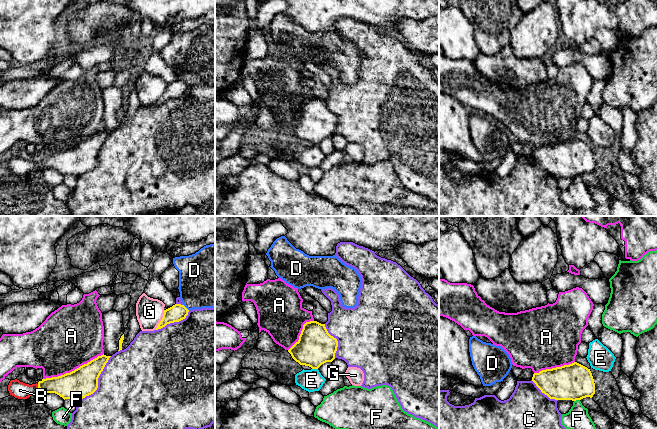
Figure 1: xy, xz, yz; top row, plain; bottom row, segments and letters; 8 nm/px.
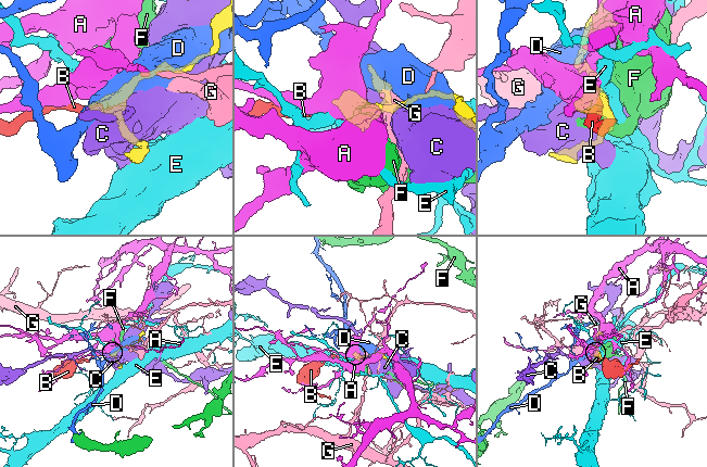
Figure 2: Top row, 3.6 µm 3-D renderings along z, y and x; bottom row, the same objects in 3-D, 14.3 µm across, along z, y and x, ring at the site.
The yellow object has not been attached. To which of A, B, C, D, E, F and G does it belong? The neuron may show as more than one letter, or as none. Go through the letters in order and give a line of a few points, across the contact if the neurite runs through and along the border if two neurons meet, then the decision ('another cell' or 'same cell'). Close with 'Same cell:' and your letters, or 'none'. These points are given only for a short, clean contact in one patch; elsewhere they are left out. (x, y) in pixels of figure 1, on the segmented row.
A: another cell
B: xy (68, 386), (38, 387), (30, 390), (20, 390) | same cell
C: another cell
D: another cell
E: xz (312, 368), (317, 369) | another cell
F: yz (579, 399), (574, 401) | another cell
G: xy (164, 310), (163, 317), (155, 329) | another cell
Same cell: B

